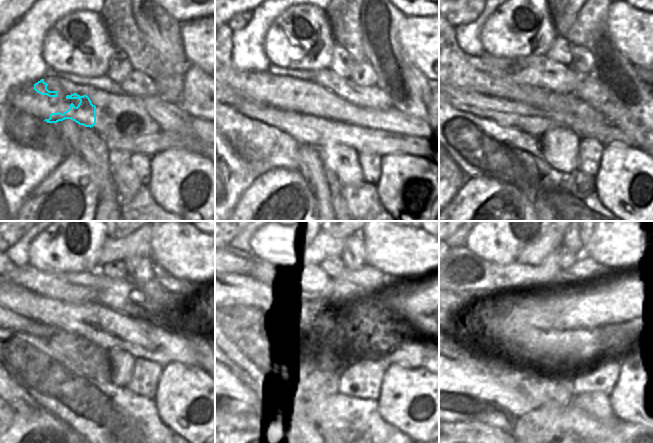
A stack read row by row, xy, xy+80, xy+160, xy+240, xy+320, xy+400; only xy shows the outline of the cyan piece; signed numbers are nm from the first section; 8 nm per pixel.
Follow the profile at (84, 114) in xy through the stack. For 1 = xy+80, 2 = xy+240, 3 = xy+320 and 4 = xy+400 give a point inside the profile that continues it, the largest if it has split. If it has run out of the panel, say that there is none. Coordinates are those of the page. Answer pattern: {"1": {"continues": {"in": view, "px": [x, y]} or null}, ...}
{"1": {"continues": {"in": "xy+80", "px": [321, 103]}}, "2": {"continues": {"in": "xy+240", "px": [11, 266]}}, "3": {"continues": null}, "4": {"continues": null}}

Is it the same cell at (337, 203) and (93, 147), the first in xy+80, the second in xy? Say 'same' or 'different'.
same

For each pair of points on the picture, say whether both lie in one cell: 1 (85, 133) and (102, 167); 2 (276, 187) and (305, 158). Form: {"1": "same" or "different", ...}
{"1": "same", "2": "different"}

